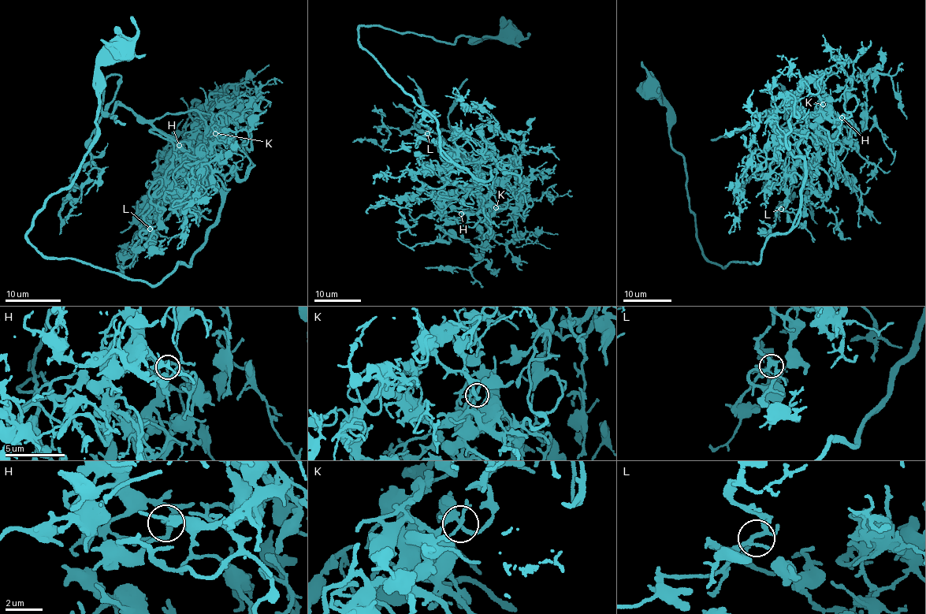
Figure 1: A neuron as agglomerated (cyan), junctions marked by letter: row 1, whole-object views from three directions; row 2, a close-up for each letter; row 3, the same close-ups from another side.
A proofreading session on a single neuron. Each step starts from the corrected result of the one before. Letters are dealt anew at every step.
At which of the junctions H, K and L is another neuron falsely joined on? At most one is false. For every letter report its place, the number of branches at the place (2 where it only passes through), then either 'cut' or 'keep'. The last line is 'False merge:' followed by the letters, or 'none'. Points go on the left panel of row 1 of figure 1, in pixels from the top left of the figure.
H: (179, 145) | 4 | keep
K: (215, 133) | 6 | cut
L: (150, 228) | 5 | keep
False merge: K

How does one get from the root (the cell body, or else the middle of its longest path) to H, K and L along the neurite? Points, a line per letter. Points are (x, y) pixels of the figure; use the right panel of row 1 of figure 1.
H: (651, 88), (684, 158), (702, 254), (723, 267), (757, 263), (790, 228), (799, 140), (826, 142), (842, 117)
K: (651, 88), (684, 158), (702, 254), (723, 267), (757, 263), (790, 228), (805, 172), (795, 131), (823, 105)
L: (651, 88), (684, 158), (702, 254), (757, 263), (790, 228), (805, 167), (786, 146), (781, 209)

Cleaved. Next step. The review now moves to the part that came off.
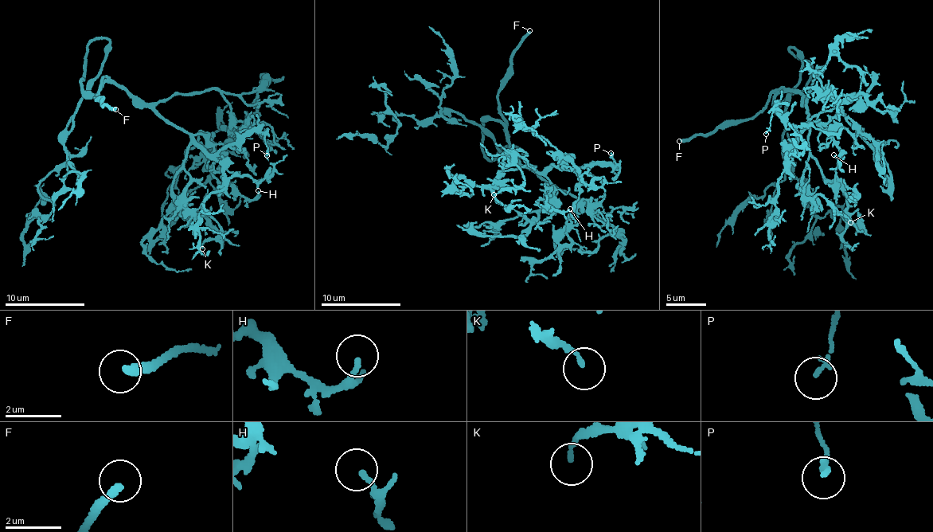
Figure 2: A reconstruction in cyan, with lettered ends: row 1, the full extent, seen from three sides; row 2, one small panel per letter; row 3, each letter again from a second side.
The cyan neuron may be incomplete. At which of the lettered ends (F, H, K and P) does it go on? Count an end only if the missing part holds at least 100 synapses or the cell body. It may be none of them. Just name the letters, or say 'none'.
F

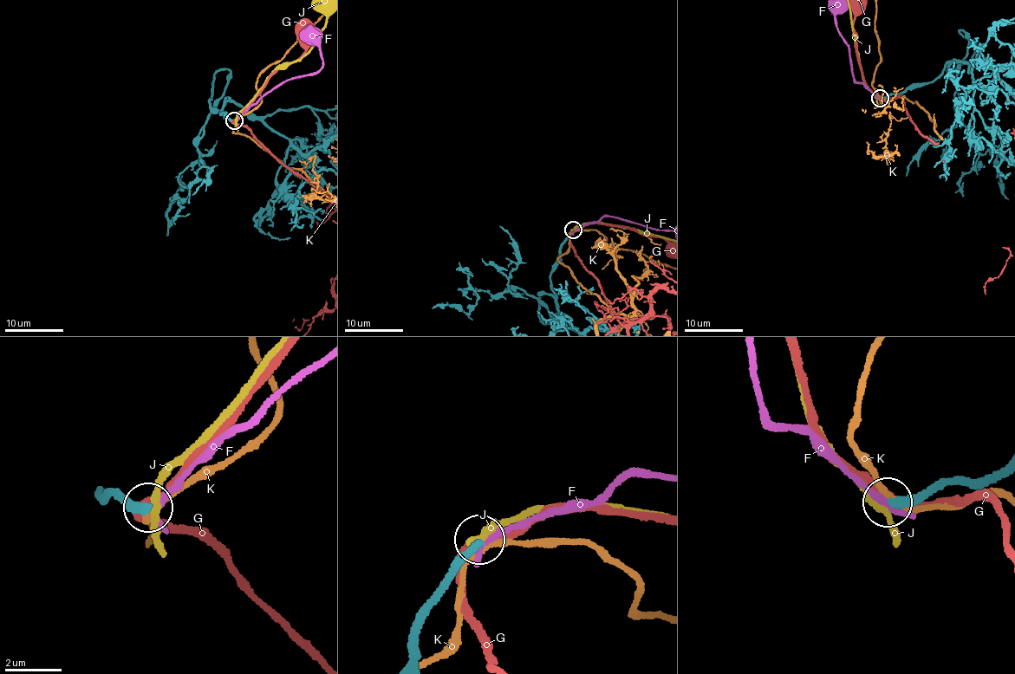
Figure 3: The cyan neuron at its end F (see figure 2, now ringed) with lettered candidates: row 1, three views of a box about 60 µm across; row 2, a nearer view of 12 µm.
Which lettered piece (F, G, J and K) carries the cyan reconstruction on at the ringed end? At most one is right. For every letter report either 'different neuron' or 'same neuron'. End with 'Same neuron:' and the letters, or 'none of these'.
F: different neuron
G: different neuron
J: different neuron
K: different neuron
Same neuron: none of these

